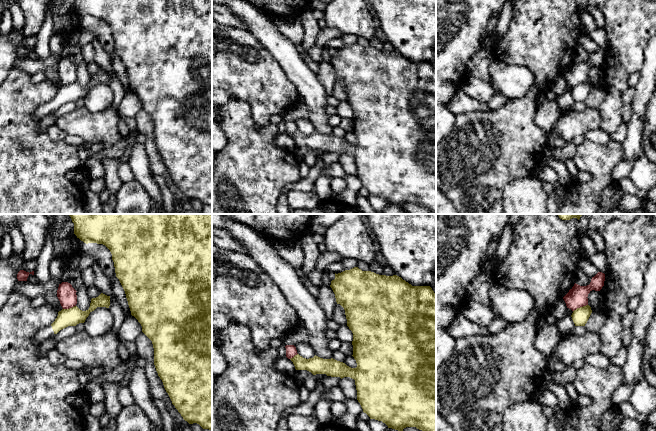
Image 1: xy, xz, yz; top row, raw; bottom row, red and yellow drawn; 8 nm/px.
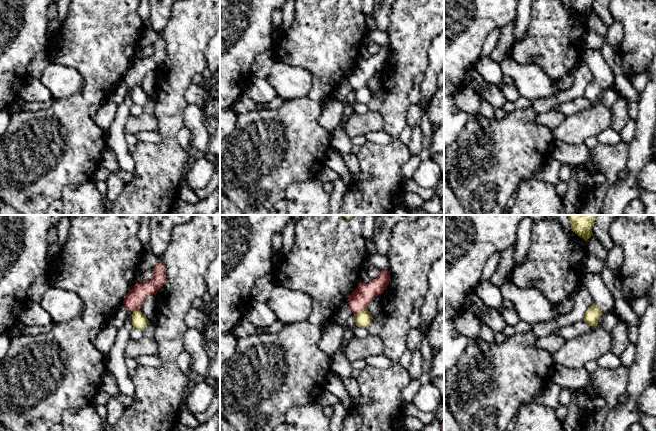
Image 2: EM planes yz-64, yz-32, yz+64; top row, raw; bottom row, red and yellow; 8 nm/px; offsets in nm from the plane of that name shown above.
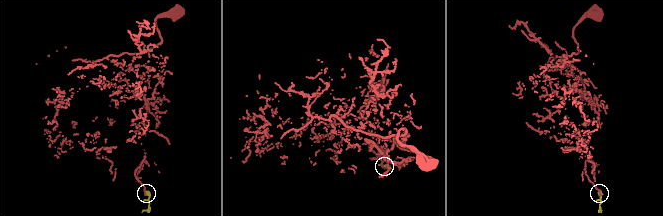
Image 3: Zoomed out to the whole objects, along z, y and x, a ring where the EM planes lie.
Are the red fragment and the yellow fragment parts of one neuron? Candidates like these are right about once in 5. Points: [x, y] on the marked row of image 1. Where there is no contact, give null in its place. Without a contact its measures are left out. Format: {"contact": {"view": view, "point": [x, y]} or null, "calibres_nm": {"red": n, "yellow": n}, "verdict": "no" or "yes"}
{"contact": {"view": "yz", "point": [580, 306]}, "calibres_nm": {"red": 160, "yellow": 140}, "verdict": "no"}

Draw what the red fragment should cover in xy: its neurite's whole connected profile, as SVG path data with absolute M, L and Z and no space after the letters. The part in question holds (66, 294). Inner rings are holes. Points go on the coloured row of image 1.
M68 282L59 284L57 297L63 309L69 309L77 304L76 290Z

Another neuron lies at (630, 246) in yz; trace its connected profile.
M646 214L631 221L613 220L604 229L606 248L604 252L608 257L608 270L605 273L604 286L601 289L602 304L600 310L606 320L597 332L601 346L600 352L610 360L623 346L622 332L625 327L622 317L628 313L628 303L634 296L640 295L644 289L644 275L648 265L656 258L656 217Z

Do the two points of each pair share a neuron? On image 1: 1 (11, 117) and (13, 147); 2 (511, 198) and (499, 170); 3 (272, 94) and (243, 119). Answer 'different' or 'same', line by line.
1: same
2: different
3: different

